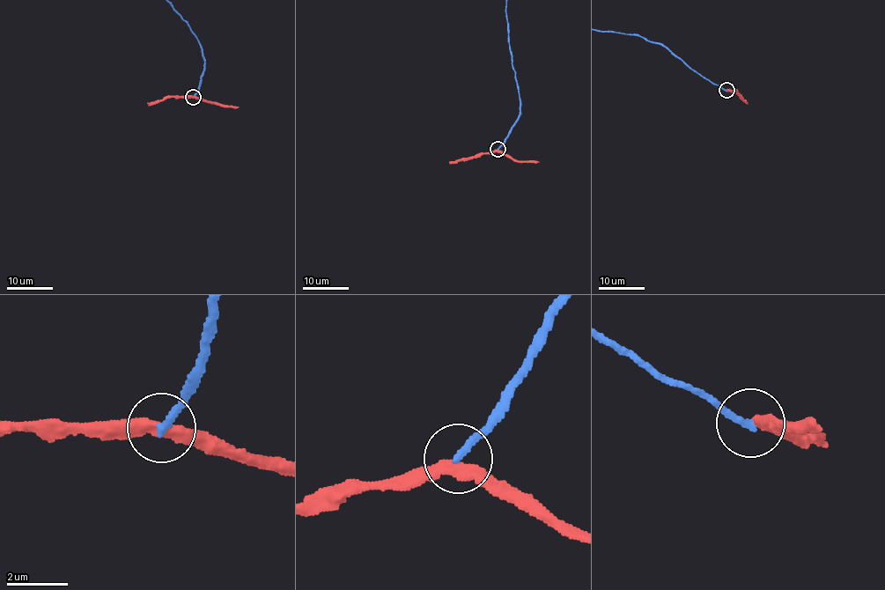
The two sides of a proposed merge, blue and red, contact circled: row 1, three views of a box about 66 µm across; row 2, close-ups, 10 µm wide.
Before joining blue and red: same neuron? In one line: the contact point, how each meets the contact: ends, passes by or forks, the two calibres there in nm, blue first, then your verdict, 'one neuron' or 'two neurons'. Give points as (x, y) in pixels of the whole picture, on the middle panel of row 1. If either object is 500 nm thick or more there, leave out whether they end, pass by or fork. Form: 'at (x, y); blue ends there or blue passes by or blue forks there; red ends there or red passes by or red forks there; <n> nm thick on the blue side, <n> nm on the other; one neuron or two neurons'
at (497, 149); blue ends there; red passes by; 240 nm thick on the blue side, 360 nm on the other; two neurons

